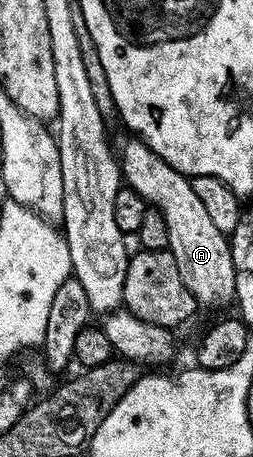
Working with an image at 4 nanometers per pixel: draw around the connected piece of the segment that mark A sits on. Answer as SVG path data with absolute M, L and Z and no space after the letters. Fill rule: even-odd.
M138 137L131 140L121 151L121 175L126 186L131 187L144 199L145 203L163 213L167 230L167 247L181 269L181 281L193 293L196 304L207 307L231 307L235 303L233 260L230 257L228 236L213 225L209 212L193 193L193 185L188 176L174 171L157 153L148 149Z

